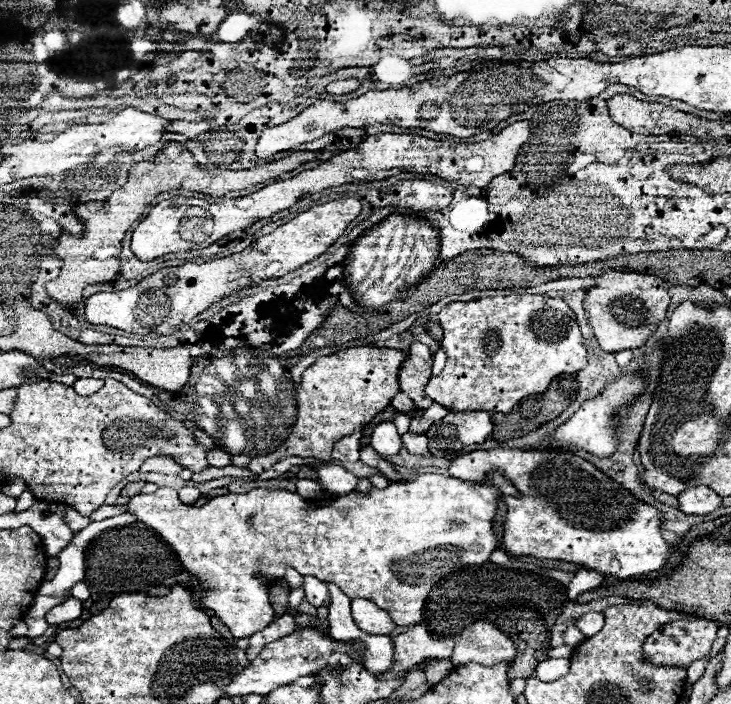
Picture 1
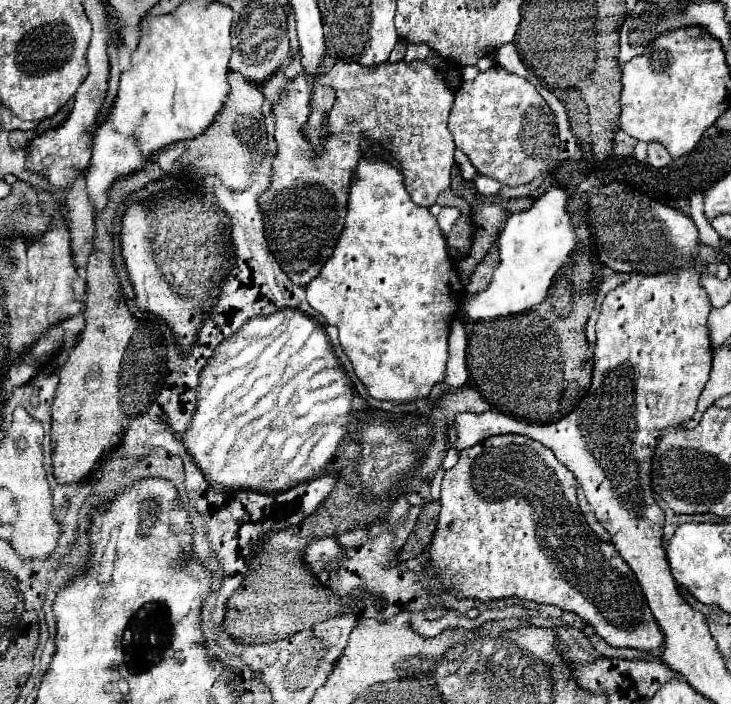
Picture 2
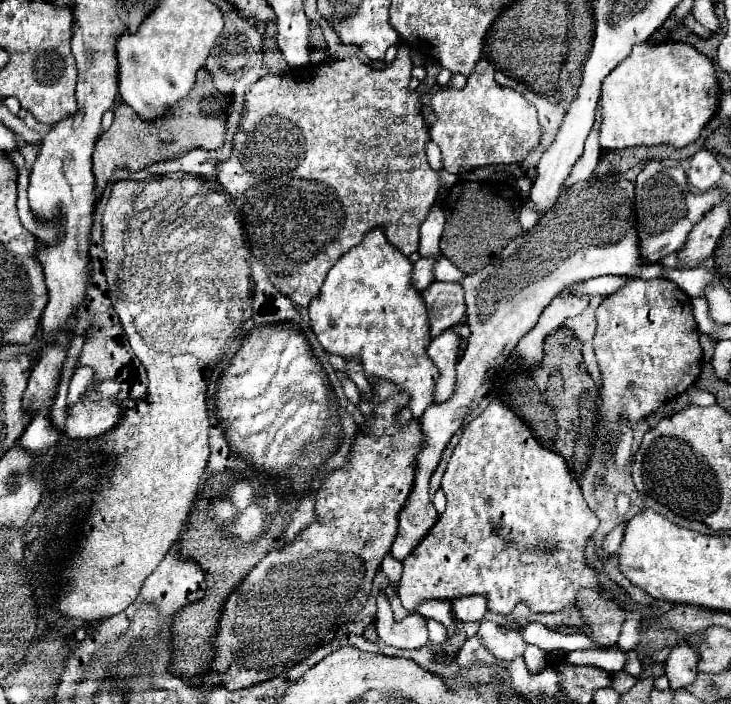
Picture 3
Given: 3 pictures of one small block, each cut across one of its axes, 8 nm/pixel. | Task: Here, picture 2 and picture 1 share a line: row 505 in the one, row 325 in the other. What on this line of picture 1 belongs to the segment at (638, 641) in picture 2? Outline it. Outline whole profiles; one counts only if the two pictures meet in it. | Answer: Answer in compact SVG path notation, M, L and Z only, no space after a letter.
M510 294L488 300L452 302L438 316L444 330L442 348L446 350L448 360L444 370L438 376L432 376L424 390L428 398L446 406L450 412L486 410L490 414L508 414L522 398L542 394L556 376L576 374L588 364L588 354L582 332L576 324L576 316L560 298L548 298L540 294Z

